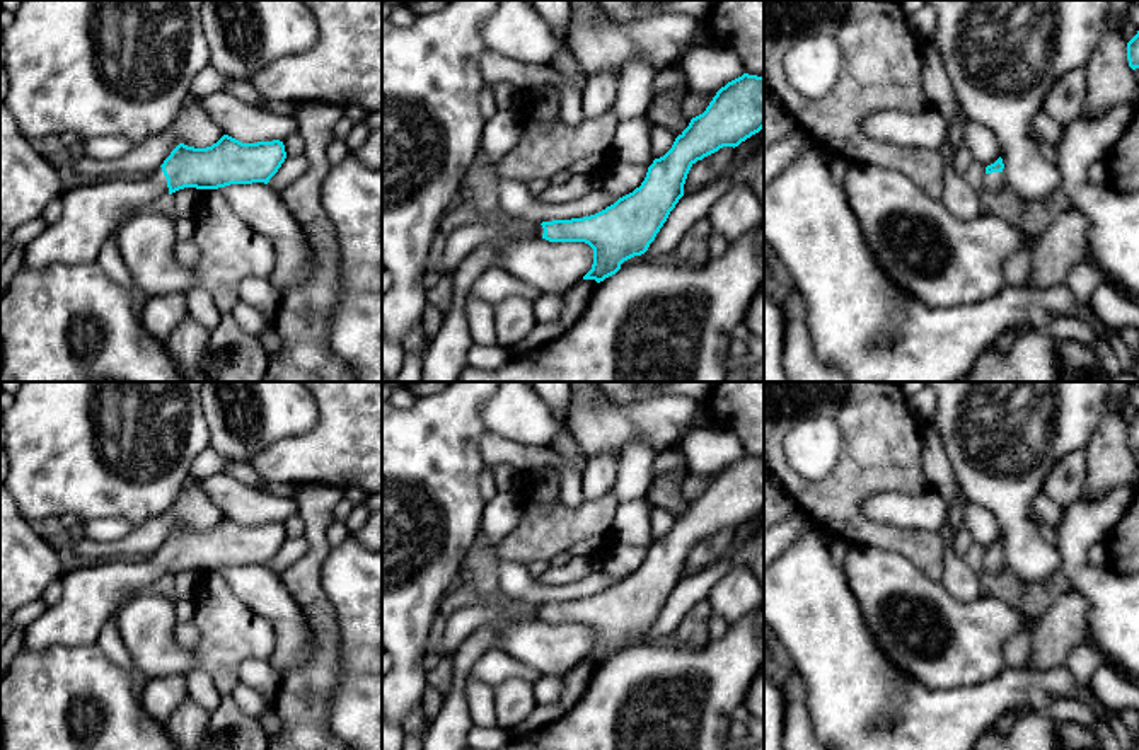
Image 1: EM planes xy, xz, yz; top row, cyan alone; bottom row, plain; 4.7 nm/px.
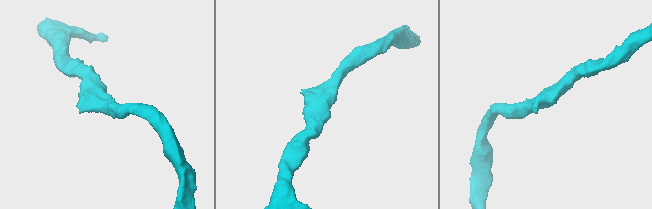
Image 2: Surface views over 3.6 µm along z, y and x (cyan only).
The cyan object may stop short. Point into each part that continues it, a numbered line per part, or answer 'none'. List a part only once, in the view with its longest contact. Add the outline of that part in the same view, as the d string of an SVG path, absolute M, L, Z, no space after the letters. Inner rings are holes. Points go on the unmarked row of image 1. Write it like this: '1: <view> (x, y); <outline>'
1: xy (91, 595); M162 549L148 557L99 561L65 573L61 600L26 627L22 648L94 644L123 602L167 576Z

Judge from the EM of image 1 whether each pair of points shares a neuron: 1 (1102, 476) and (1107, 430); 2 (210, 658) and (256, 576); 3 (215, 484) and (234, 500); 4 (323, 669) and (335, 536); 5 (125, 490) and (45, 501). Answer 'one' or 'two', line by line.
1: one
2: two
3: one
4: two
5: one

